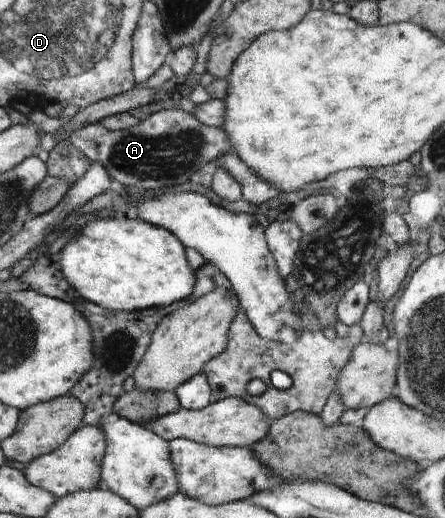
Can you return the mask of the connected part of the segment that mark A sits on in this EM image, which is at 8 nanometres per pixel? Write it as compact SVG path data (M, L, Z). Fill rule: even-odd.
M178 108L155 112L144 118L135 127L124 130L110 131L102 123L88 123L88 125L74 129L66 139L90 162L102 163L106 167L106 173L110 175L115 184L154 192L170 188L170 185L180 185L189 181L190 176L202 169L206 163L216 161L217 157L231 151L227 133L225 134L220 126L204 125L192 114Z

